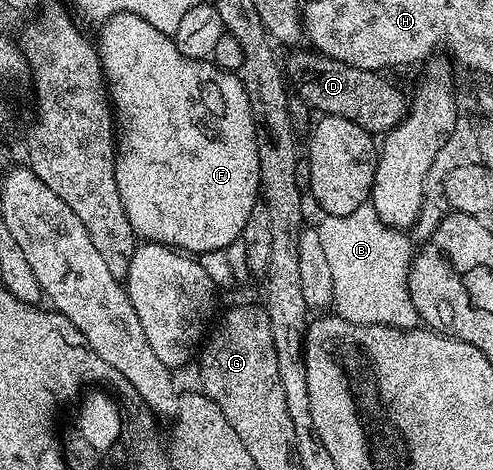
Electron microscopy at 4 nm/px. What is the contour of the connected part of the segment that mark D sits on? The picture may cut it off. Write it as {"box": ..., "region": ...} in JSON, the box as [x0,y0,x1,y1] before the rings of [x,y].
{"box":[285,48,408,136],"region":[[[295,48],[288,53],[291,55],[287,58],[287,66],[285,62],[285,78],[290,89],[294,93],[296,90],[309,105],[316,106],[320,115],[332,114],[345,120],[353,120],[353,124],[361,124],[361,128],[370,130],[375,136],[386,135],[387,131],[406,118],[408,99],[403,99],[395,87],[389,86],[383,80],[382,73],[353,68],[312,49],[303,49]]]}

